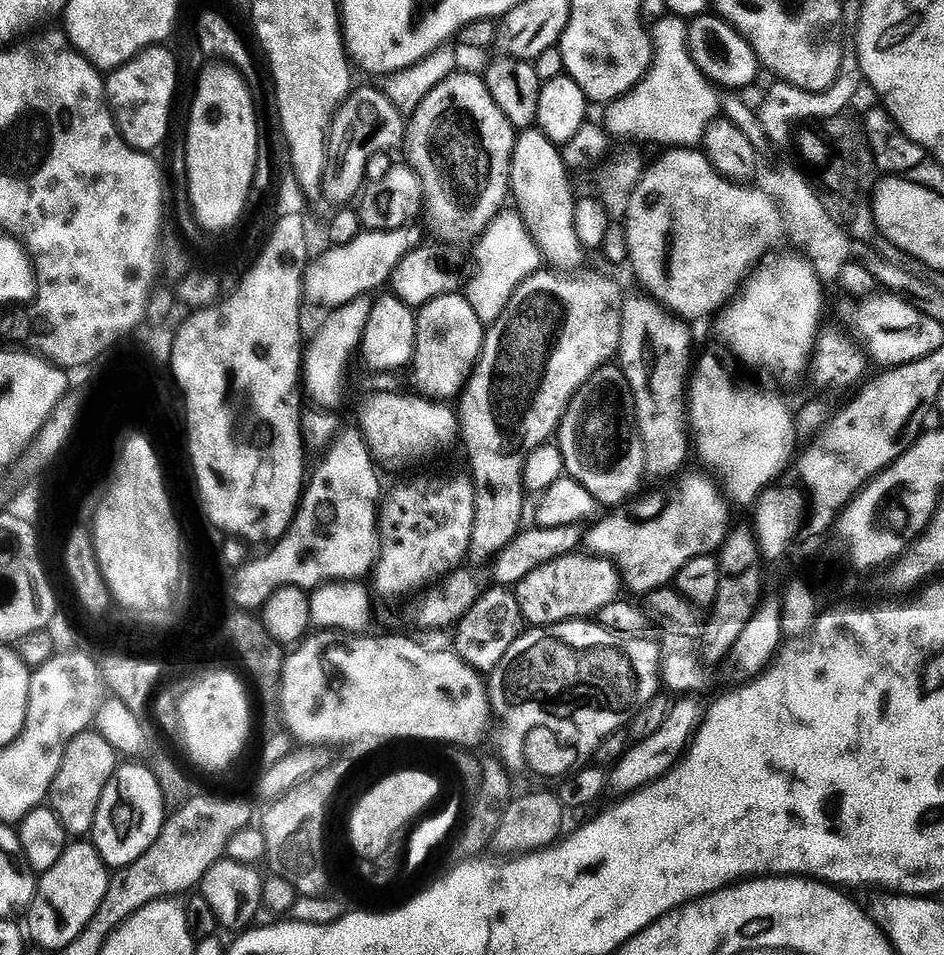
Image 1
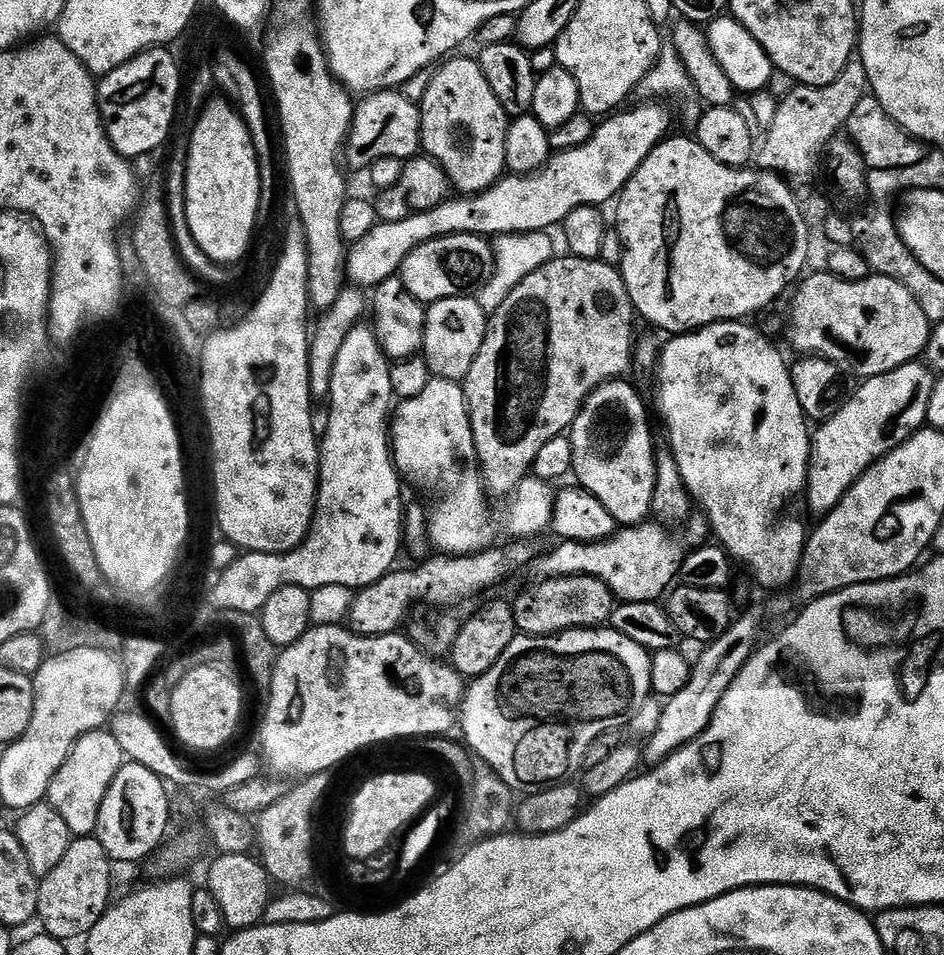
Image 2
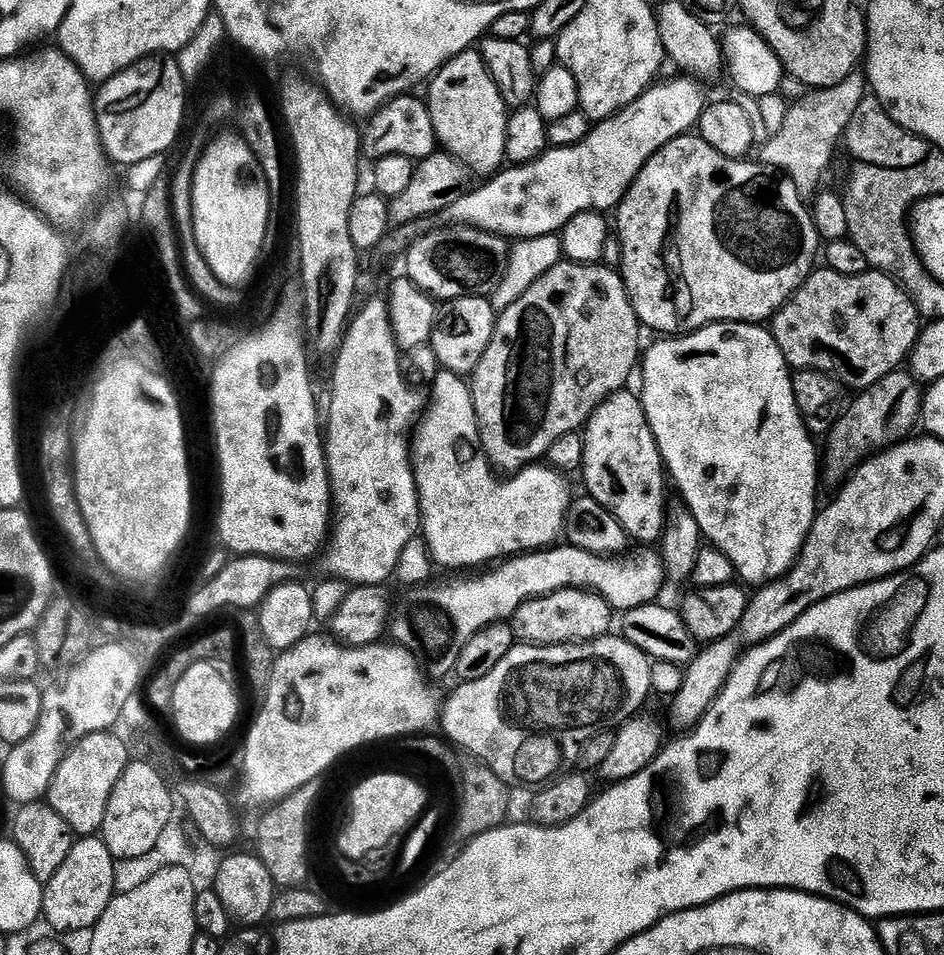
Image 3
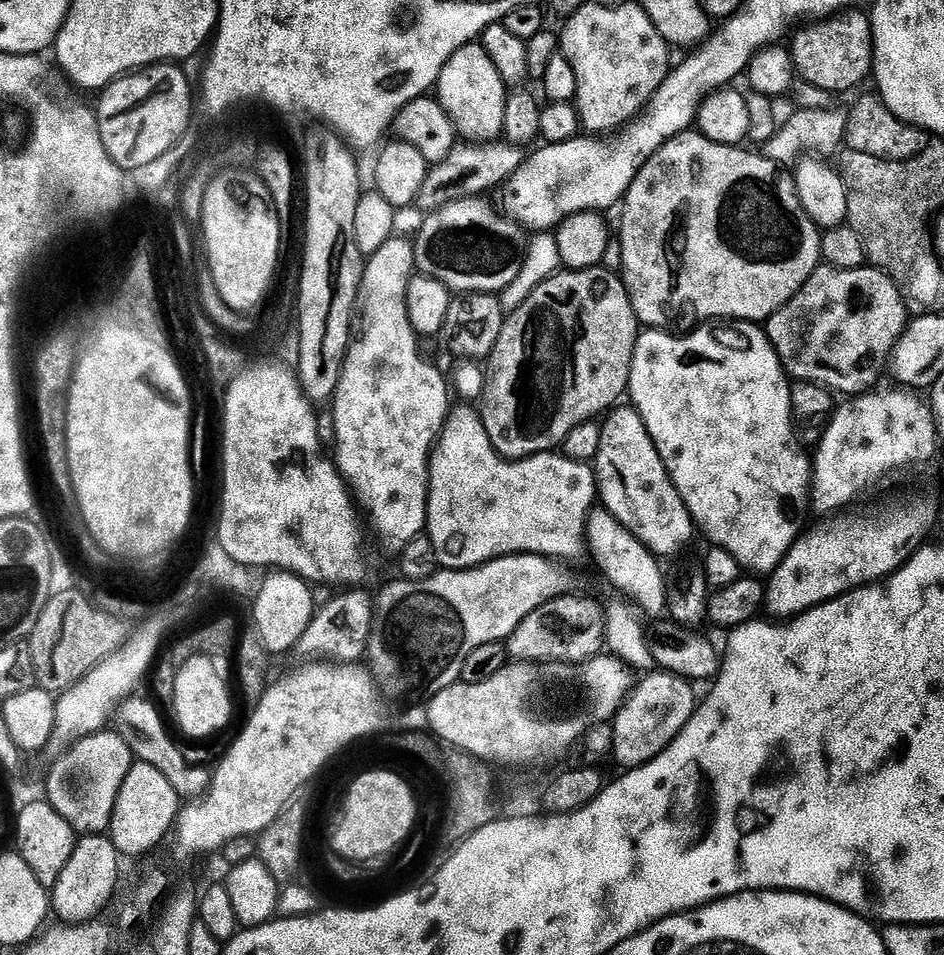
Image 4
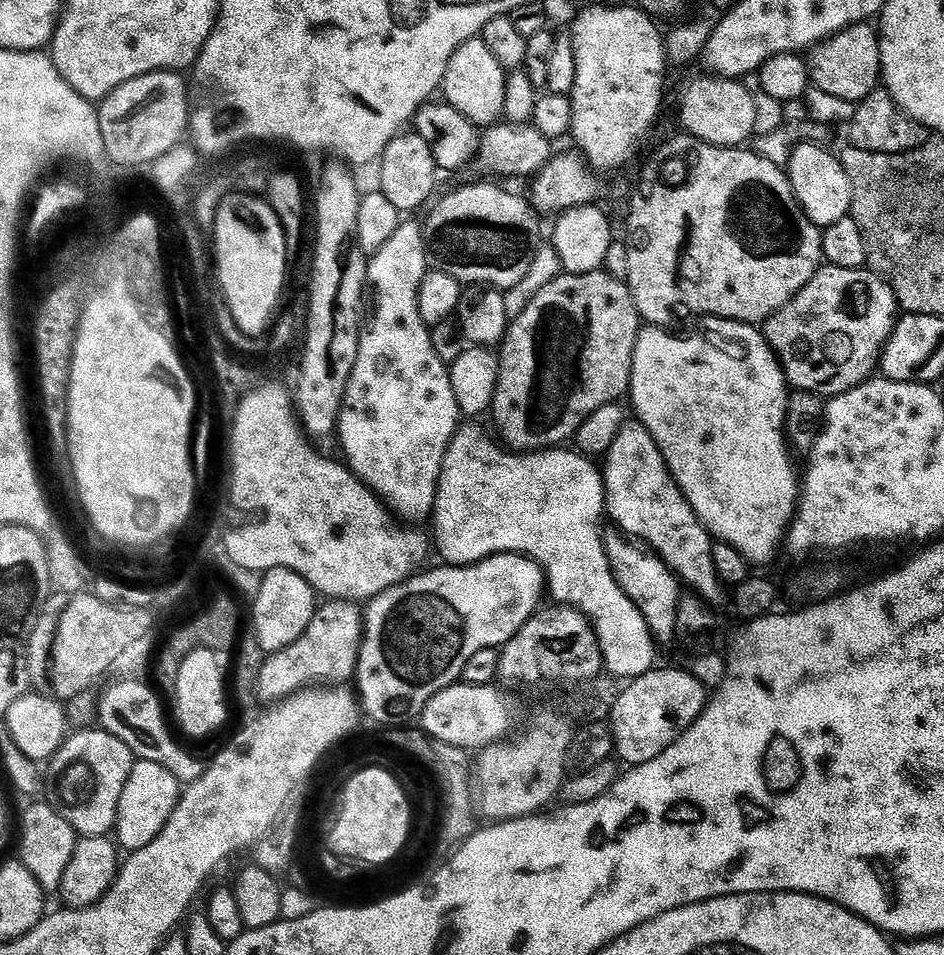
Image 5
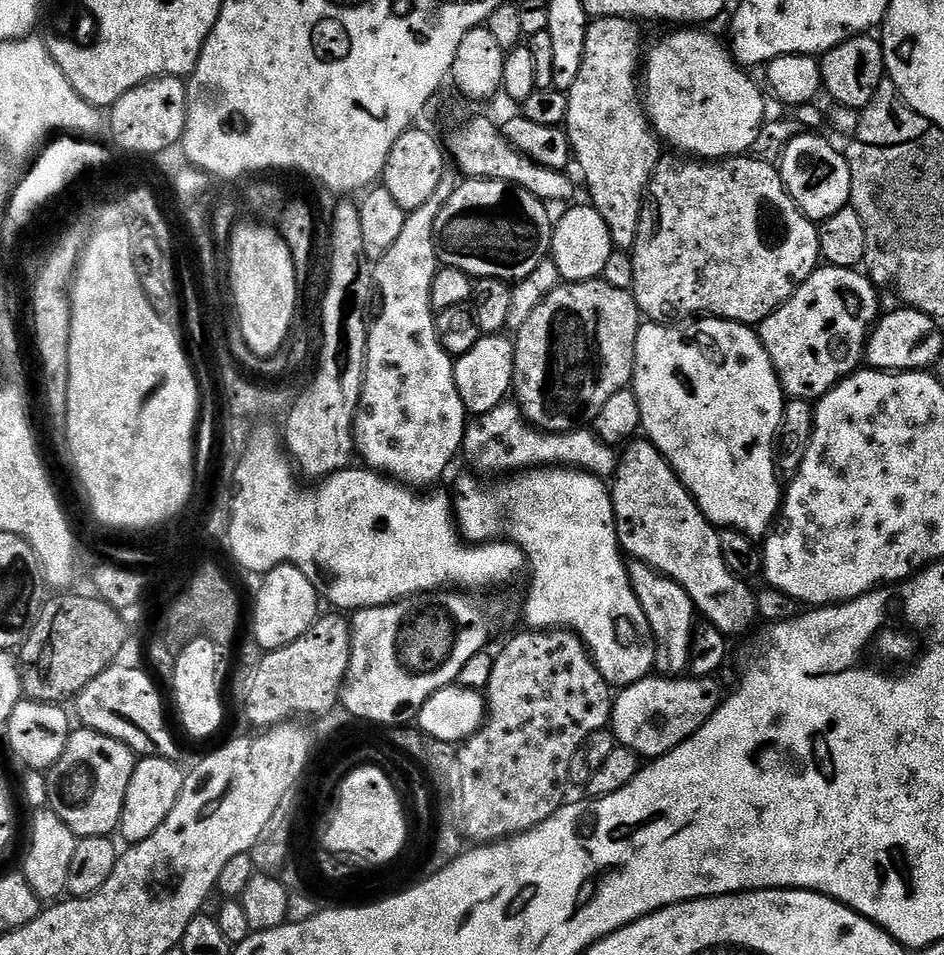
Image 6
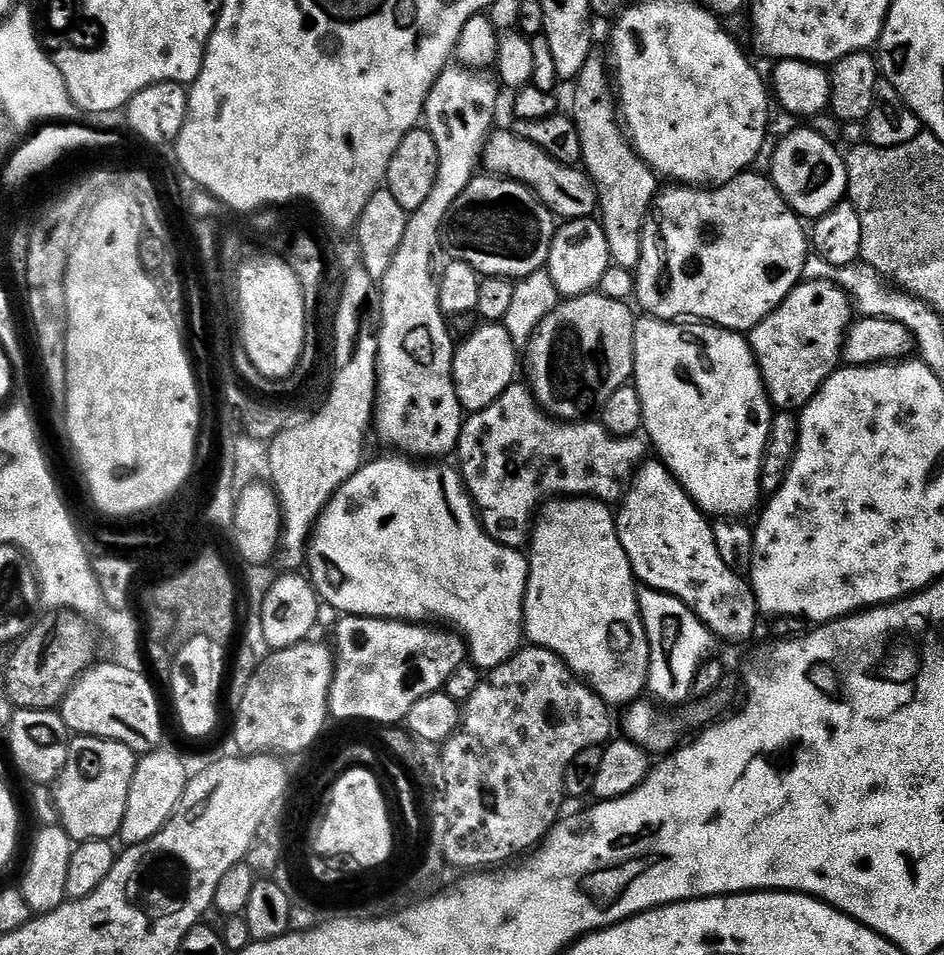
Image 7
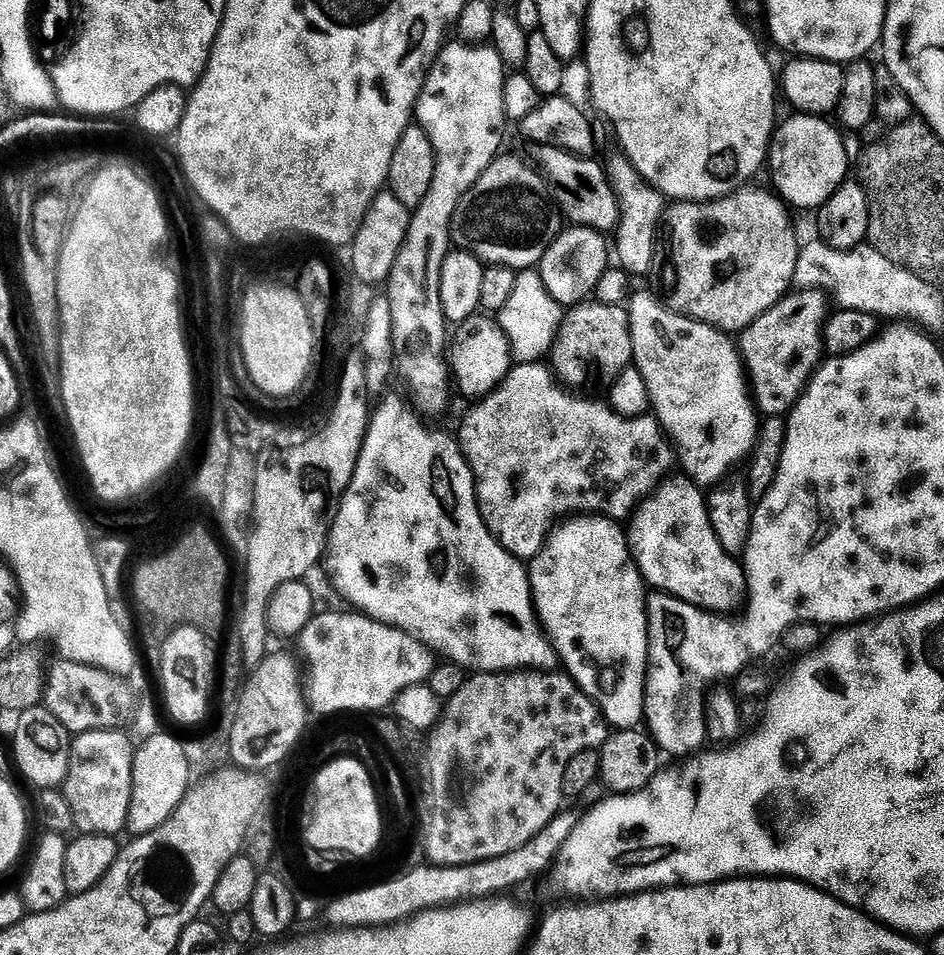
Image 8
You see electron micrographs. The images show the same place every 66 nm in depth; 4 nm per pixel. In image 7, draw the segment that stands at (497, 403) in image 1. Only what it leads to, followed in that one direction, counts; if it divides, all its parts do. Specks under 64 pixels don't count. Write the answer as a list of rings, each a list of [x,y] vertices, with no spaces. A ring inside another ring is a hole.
[[[599,291],[588,292],[585,296],[569,296],[561,299],[556,308],[542,318],[538,330],[526,345],[528,351],[528,377],[533,396],[537,404],[549,416],[565,422],[584,418],[596,404],[596,395],[600,388],[605,397],[614,394],[622,385],[633,379],[634,366],[634,334],[637,317],[632,316],[629,305],[622,300],[606,298]]]

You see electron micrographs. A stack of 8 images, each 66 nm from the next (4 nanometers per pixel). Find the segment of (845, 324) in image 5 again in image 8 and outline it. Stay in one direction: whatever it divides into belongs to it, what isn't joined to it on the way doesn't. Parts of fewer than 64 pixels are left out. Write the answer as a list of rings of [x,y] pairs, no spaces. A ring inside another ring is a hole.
[[[818,288],[796,290],[739,333],[740,359],[747,369],[755,405],[765,417],[791,412],[813,372],[820,367],[826,352],[824,325],[830,315],[828,304],[829,297]]]

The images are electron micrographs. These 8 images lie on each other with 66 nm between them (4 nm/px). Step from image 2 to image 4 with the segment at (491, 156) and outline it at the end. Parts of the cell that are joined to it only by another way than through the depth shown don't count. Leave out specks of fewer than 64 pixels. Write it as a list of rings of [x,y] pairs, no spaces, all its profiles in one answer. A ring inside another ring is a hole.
[[[465,42],[456,49],[456,53],[446,62],[434,92],[445,114],[452,119],[457,133],[465,141],[487,145],[501,139],[509,93],[498,70],[494,70],[494,62],[490,62],[490,54],[486,54],[480,43]]]

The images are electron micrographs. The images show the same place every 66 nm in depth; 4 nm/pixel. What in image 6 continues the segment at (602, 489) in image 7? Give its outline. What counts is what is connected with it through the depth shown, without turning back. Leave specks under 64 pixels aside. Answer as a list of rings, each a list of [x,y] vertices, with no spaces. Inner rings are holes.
[[[503,402],[488,413],[477,415],[464,430],[464,447],[463,455],[468,455],[468,460],[477,468],[475,471],[480,472],[506,472],[502,474],[519,474],[525,470],[533,468],[542,468],[545,466],[559,466],[562,468],[574,468],[581,472],[589,472],[592,476],[608,478],[615,473],[618,463],[618,452],[611,444],[603,444],[595,431],[580,432],[573,430],[570,432],[542,432],[538,428],[532,427],[525,420],[524,415],[520,412],[520,407],[515,402]]]

